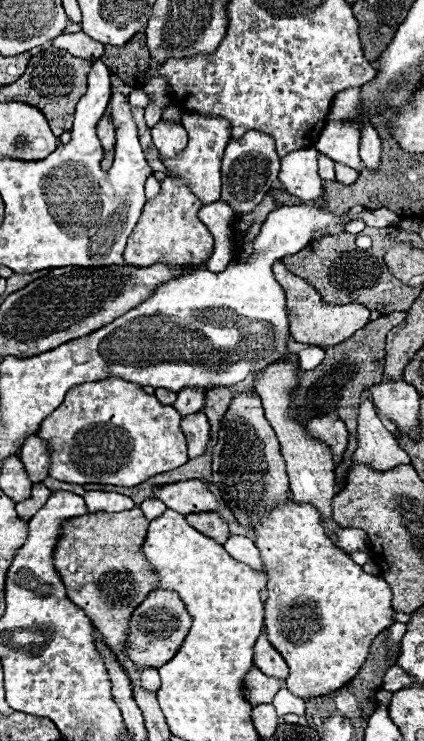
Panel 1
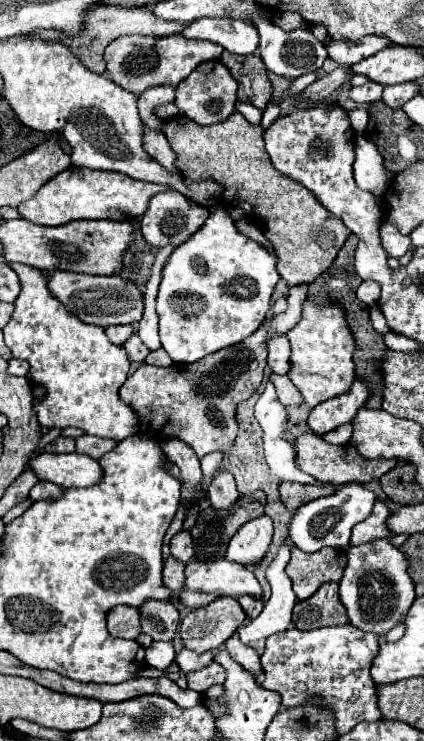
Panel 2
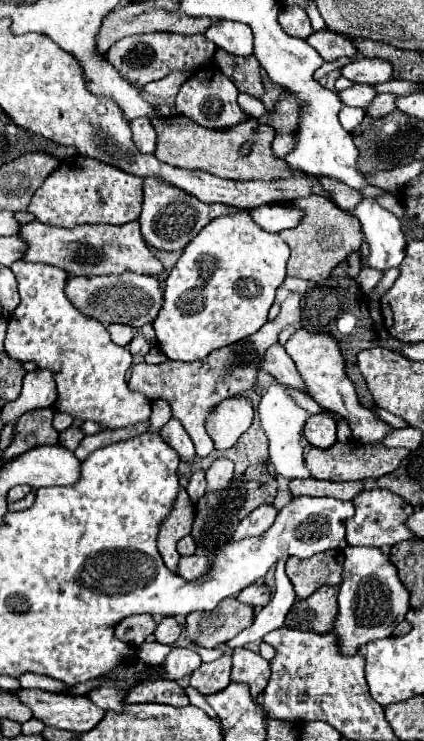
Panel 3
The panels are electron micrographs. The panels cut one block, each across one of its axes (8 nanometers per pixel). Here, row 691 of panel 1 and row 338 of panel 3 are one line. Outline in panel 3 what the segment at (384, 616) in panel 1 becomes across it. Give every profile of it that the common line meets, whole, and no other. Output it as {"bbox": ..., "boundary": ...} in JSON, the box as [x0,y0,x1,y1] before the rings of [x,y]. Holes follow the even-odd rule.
{"bbox":[286,328,392,444],"boundary":[[[298,328],[296,334],[292,334],[292,338],[286,342],[286,352],[294,360],[300,376],[304,378],[308,396],[312,400],[316,400],[322,408],[332,410],[332,412],[340,414],[342,418],[346,418],[350,422],[354,440],[364,442],[364,444],[376,444],[384,438],[384,434],[388,434],[392,430],[372,410],[364,408],[358,402],[354,384],[350,382],[350,378],[346,374],[346,362],[340,352],[340,342],[334,336],[330,336],[326,332],[308,332],[306,328]]]}

